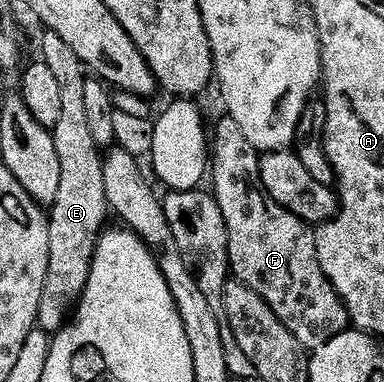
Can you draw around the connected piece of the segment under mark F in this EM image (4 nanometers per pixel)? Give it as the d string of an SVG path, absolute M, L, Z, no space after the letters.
M226 114L221 115L221 120L216 124L216 138L212 138L210 142L210 180L211 176L210 191L215 196L226 222L228 267L231 275L261 296L266 306L274 310L282 326L286 326L286 330L290 330L290 334L294 334L294 338L298 338L298 342L305 349L322 346L322 342L334 338L334 334L345 331L350 324L348 308L340 300L318 262L318 254L314 250L315 231L264 193L260 186L258 149L246 142L246 134L242 134L238 122L234 122L234 118Z

